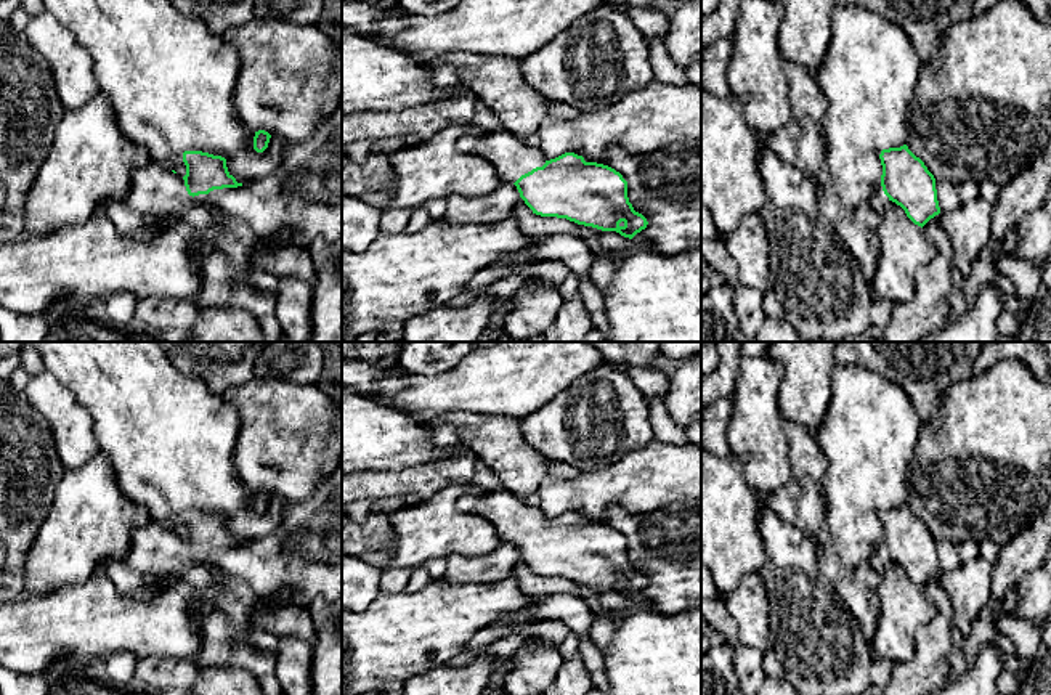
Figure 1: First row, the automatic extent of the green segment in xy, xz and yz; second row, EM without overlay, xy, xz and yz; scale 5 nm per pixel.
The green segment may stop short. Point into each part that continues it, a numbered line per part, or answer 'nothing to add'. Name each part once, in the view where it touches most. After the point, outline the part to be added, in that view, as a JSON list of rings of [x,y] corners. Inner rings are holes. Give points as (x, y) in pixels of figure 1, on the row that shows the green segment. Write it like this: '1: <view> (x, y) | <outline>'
1: xz (511, 158) | [[[473,125],[456,146],[462,154],[488,161],[505,183],[515,183],[521,175],[542,167],[547,161],[539,146],[526,144],[504,127],[486,130]]]

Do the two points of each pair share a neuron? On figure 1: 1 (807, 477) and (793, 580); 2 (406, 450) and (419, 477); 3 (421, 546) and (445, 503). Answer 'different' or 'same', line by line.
1: different
2: different
3: same

